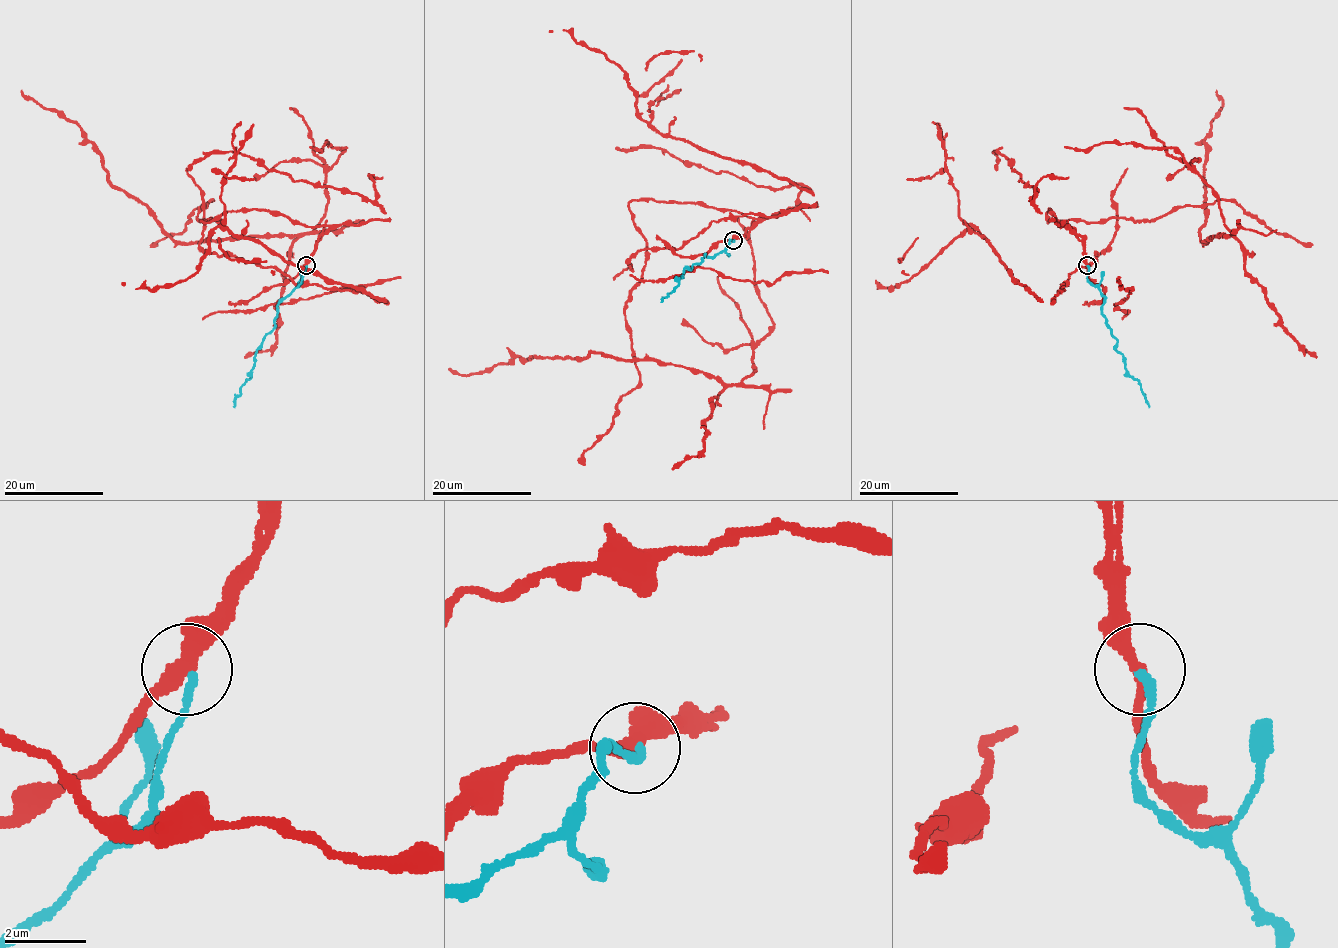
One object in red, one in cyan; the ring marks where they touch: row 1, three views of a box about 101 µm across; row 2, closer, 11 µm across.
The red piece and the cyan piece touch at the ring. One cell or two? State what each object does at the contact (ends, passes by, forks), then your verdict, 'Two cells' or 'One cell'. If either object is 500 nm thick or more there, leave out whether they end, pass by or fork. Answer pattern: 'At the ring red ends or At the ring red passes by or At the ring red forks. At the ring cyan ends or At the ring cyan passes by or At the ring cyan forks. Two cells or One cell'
At the ring red passes by. At the ring cyan ends. Two cells

